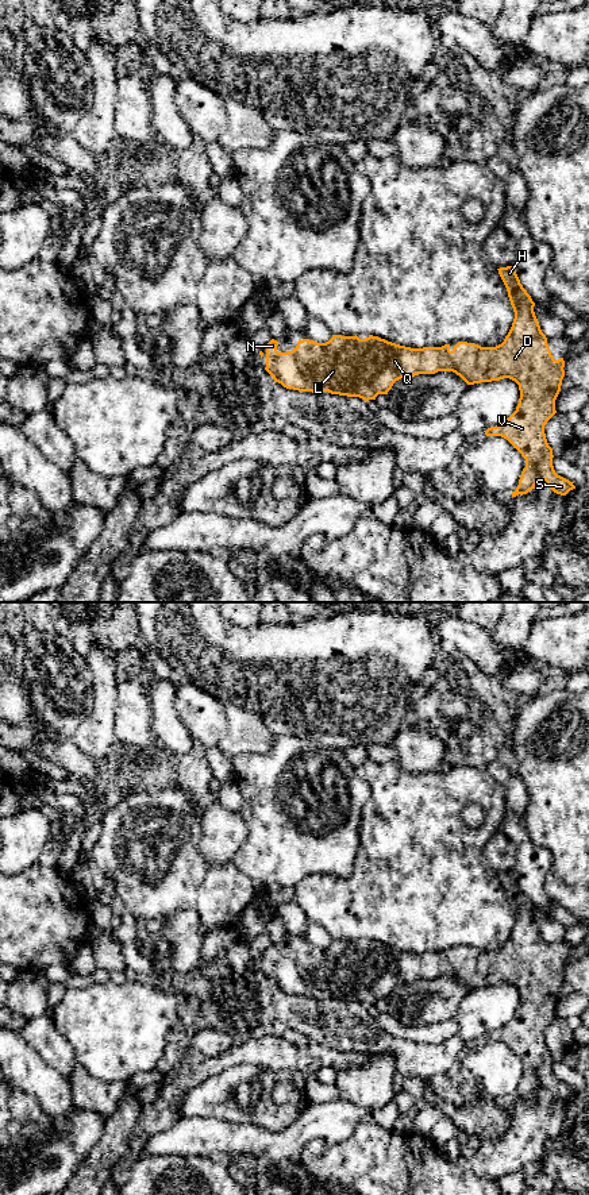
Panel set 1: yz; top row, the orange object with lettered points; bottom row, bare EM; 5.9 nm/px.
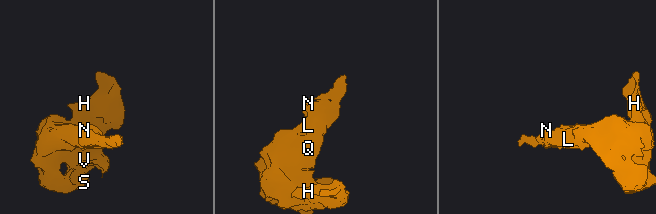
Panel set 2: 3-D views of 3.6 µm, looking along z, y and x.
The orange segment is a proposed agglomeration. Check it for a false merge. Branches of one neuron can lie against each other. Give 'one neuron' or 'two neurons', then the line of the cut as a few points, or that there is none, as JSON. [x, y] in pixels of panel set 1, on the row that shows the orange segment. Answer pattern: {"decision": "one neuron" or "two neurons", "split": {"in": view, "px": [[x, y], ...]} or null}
{"decision": "one neuron", "split": null}

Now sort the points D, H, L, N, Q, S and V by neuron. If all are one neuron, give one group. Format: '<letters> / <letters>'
D H L N Q S V

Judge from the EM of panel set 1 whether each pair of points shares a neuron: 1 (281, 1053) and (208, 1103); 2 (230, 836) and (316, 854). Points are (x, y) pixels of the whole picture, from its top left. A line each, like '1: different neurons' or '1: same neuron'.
1: different neurons
2: different neurons

